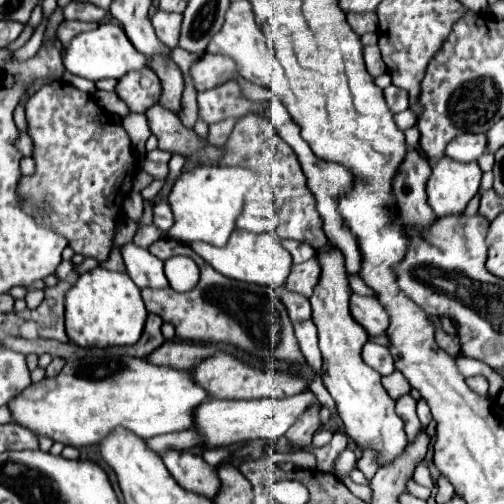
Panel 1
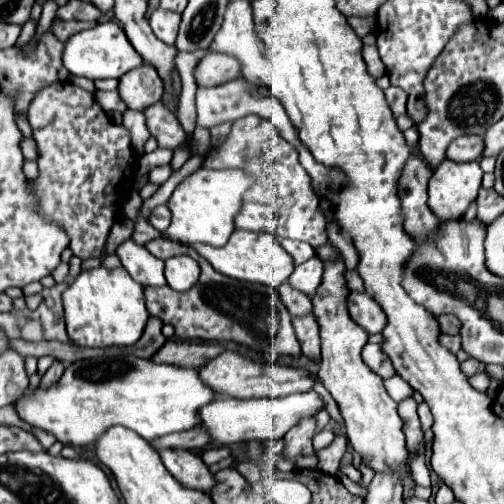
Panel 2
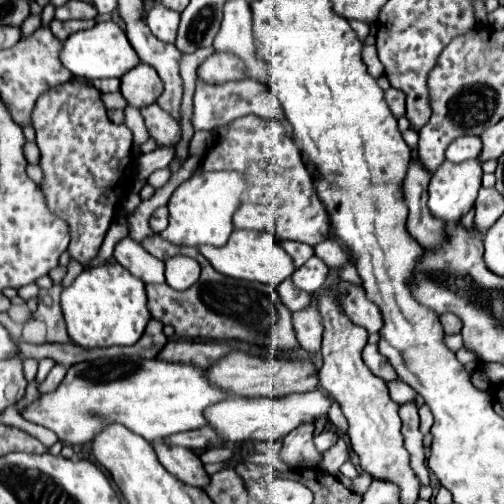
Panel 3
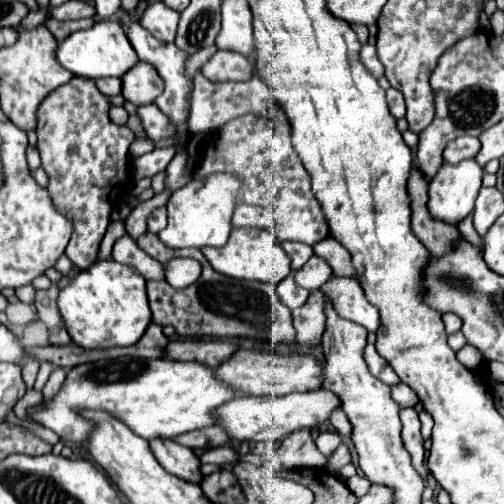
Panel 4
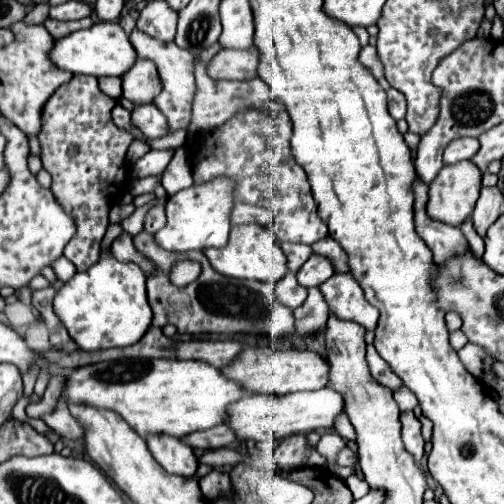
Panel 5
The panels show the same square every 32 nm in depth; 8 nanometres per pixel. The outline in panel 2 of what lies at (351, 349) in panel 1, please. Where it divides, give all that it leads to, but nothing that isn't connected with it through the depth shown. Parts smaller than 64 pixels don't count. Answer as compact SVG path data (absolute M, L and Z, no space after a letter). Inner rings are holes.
M342 256L334 260L324 260L324 278L312 296L312 312L320 326L320 348L322 348L322 364L318 370L320 382L336 400L340 414L344 418L346 436L356 452L376 470L396 470L406 460L406 438L402 432L402 420L396 412L396 402L388 396L382 378L374 374L362 362L362 348L368 342L368 332L358 326L346 308L346 298L350 294L344 280L344 260Z

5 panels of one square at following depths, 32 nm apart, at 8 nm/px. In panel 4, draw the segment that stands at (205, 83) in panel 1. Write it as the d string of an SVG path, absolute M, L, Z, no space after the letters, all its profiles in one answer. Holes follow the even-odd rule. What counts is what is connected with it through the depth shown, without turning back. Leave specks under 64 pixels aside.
M218 50L204 66L202 74L210 82L228 82L228 80L248 80L252 78L252 62L240 54Z

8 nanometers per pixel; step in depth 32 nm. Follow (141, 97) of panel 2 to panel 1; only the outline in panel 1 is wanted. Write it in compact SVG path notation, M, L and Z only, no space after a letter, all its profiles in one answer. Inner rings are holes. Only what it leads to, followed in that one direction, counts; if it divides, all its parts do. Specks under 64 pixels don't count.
M146 66L138 72L128 72L122 76L114 92L120 96L120 100L126 102L132 112L146 112L150 106L158 104L162 88L158 76Z

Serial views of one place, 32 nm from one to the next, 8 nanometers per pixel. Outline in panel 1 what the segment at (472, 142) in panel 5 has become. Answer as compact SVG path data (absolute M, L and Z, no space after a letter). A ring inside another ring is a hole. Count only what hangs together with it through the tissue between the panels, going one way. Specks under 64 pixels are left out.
M460 134L446 146L446 154L458 162L472 162L486 152L486 146L486 134Z

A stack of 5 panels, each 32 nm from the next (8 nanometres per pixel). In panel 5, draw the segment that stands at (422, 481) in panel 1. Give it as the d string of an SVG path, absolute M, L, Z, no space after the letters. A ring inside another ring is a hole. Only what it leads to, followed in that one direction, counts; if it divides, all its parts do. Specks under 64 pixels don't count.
M410 410L410 412L402 412L400 414L400 422L402 422L402 440L404 440L404 446L414 456L416 464L420 466L420 460L424 456L424 438L420 434L420 420Z

